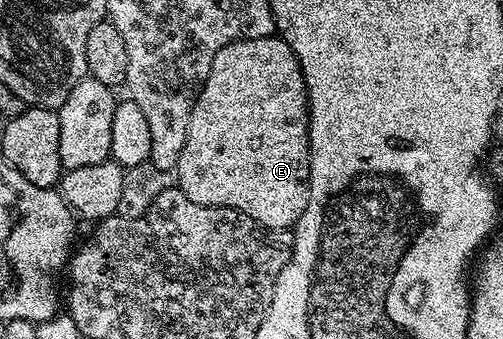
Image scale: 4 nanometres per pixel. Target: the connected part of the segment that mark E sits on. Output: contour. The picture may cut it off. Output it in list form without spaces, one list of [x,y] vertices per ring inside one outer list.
[[[273,35],[262,39],[237,39],[215,53],[215,61],[211,61],[211,73],[207,73],[207,81],[201,86],[201,92],[197,94],[197,100],[191,109],[191,121],[187,125],[187,145],[183,145],[183,153],[179,153],[175,178],[176,186],[181,188],[184,195],[191,197],[195,205],[226,207],[239,213],[247,213],[247,217],[254,219],[259,226],[274,233],[296,228],[309,200],[309,98],[301,66],[295,53],[291,53],[291,45],[287,45],[287,41]]]

